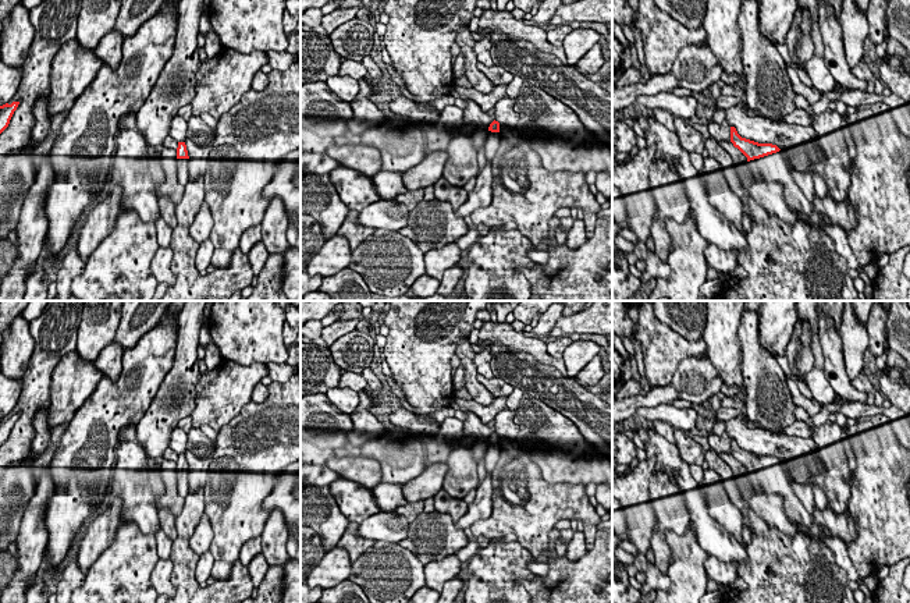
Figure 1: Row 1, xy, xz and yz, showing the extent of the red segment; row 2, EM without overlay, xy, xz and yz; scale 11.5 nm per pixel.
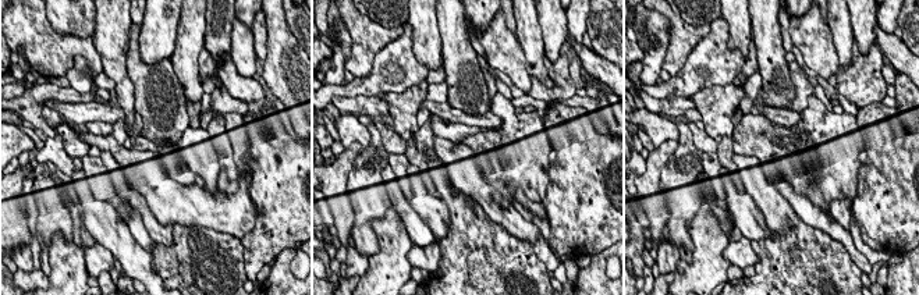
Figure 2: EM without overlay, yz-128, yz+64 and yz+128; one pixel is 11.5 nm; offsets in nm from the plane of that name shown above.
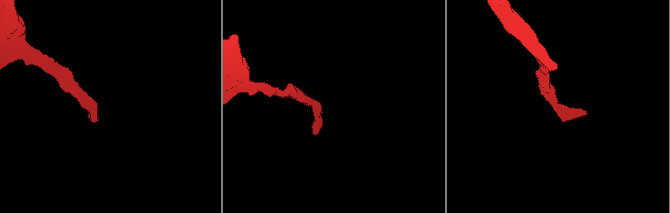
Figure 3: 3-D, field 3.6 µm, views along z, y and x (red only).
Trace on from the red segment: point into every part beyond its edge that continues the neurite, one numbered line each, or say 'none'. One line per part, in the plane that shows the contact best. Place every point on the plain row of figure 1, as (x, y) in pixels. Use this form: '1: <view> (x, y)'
none

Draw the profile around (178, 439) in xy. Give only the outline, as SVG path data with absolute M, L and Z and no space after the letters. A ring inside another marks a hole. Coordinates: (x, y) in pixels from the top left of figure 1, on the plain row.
M175 428L170 436L170 448L174 450L177 454L184 454L186 450L186 444L188 444L186 433L182 429Z

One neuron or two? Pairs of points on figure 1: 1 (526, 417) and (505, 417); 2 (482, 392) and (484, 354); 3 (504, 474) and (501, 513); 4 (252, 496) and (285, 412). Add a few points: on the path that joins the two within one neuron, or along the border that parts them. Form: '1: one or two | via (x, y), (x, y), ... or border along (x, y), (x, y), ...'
1: two | border along (508, 408), (518, 428), (516, 439)
2: two | border along (475, 353), (473, 362), (479, 373)
3: one | via (497, 483), (500, 503)
4: one | via (252, 475), (253, 451), (272, 433)

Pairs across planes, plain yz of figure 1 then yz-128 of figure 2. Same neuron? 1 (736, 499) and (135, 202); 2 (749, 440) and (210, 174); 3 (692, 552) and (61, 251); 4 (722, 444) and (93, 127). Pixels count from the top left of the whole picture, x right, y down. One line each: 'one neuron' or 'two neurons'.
1: one neuron
2: one neuron
3: one neuron
4: one neuron

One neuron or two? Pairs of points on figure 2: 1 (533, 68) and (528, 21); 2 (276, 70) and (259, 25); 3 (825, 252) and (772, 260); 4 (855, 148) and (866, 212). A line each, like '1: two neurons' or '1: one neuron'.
1: one neuron
2: two neurons
3: one neuron
4: two neurons

